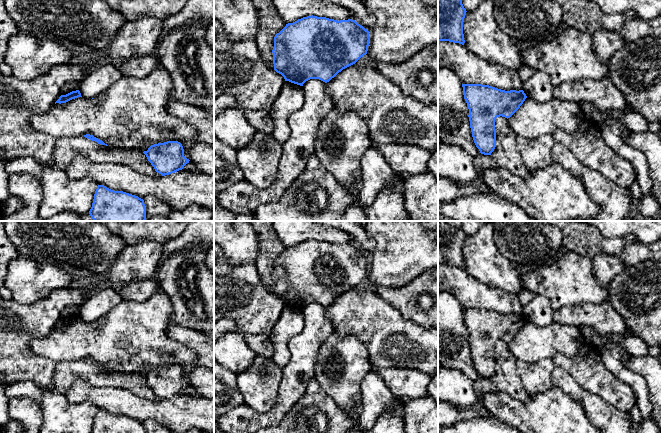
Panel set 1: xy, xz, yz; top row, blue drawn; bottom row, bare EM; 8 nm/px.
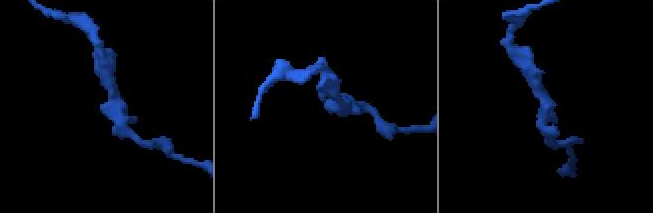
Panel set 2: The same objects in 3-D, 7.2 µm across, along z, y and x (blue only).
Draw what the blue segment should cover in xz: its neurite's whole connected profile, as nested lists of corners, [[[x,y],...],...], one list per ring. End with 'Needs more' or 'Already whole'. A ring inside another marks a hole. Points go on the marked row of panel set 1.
[[[307,16],[286,26],[275,35],[273,53],[274,70],[281,74],[285,81],[303,86],[310,79],[329,82],[343,69],[355,64],[367,54],[369,46],[369,31],[355,20],[334,20],[326,17]]]. Already whole

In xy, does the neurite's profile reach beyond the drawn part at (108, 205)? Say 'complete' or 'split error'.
complete

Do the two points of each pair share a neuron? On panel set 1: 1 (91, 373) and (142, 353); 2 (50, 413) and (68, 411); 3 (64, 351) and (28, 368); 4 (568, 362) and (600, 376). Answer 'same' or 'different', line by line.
1: different
2: same
3: different
4: same

